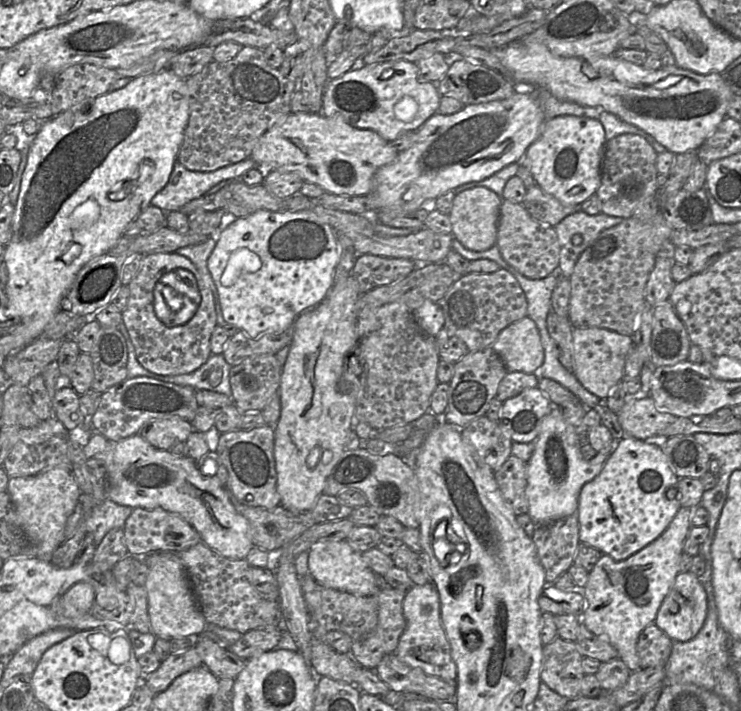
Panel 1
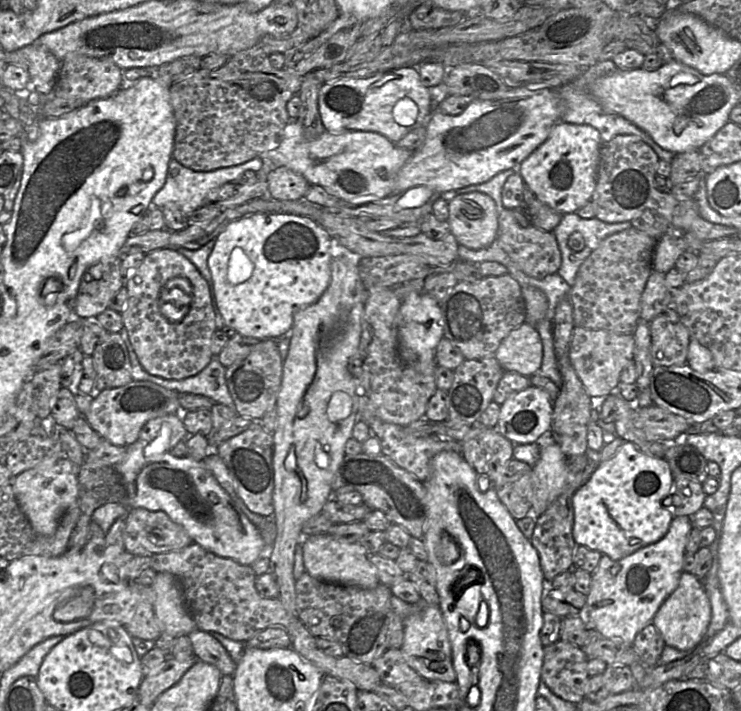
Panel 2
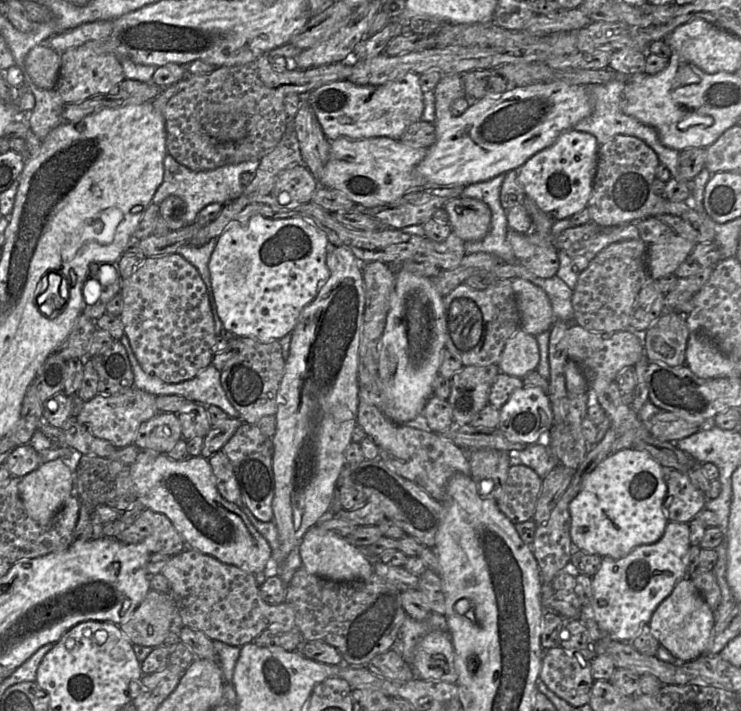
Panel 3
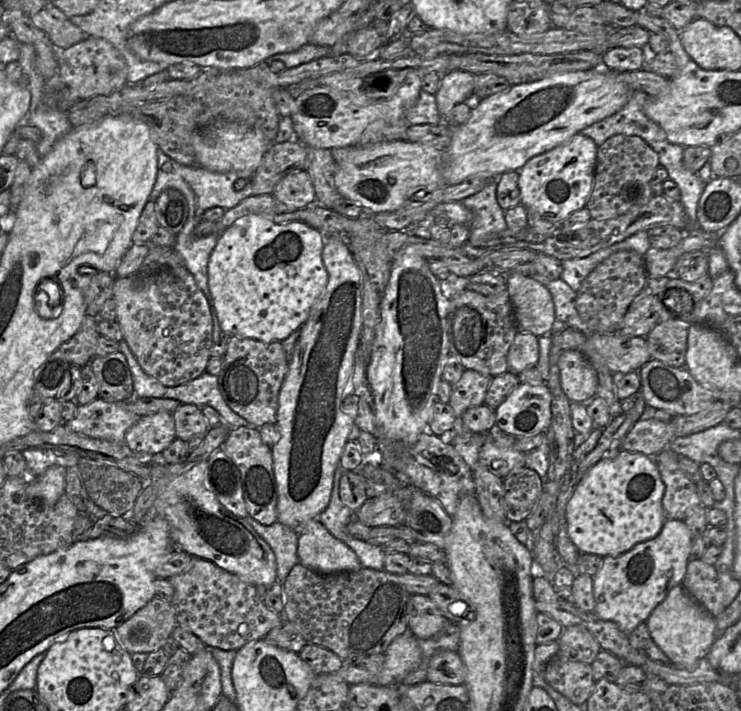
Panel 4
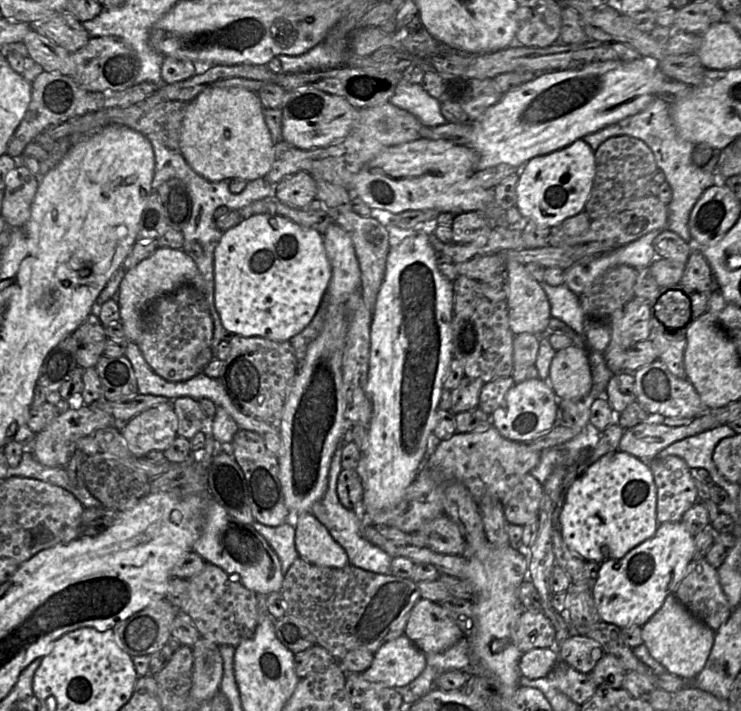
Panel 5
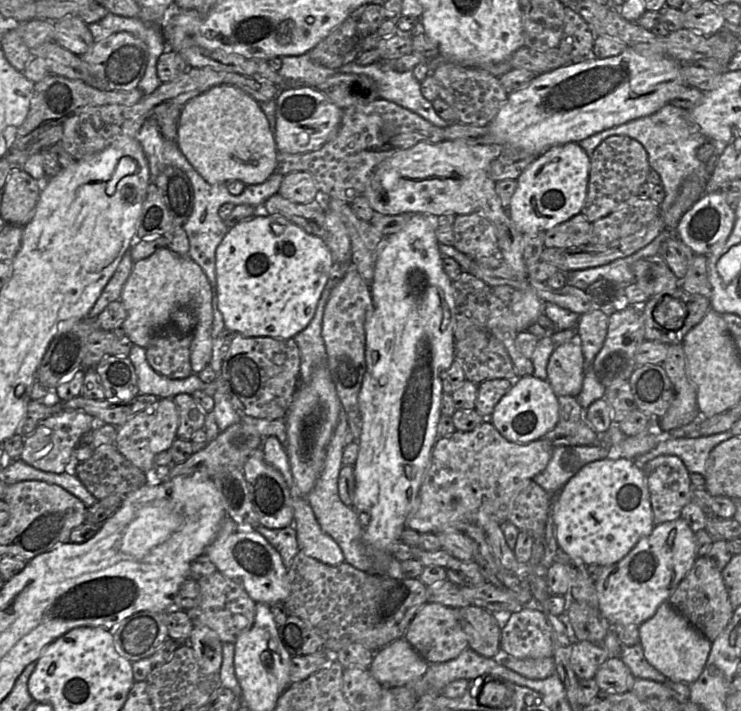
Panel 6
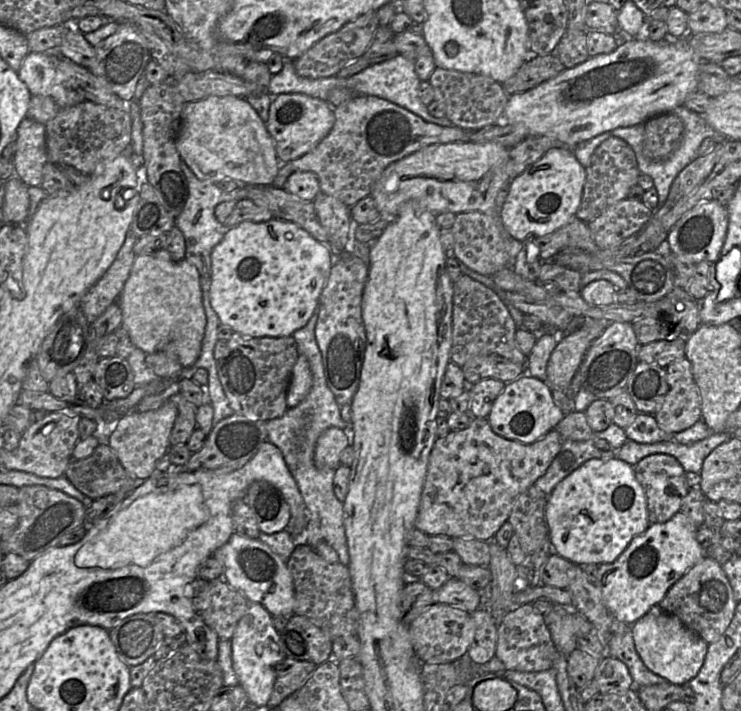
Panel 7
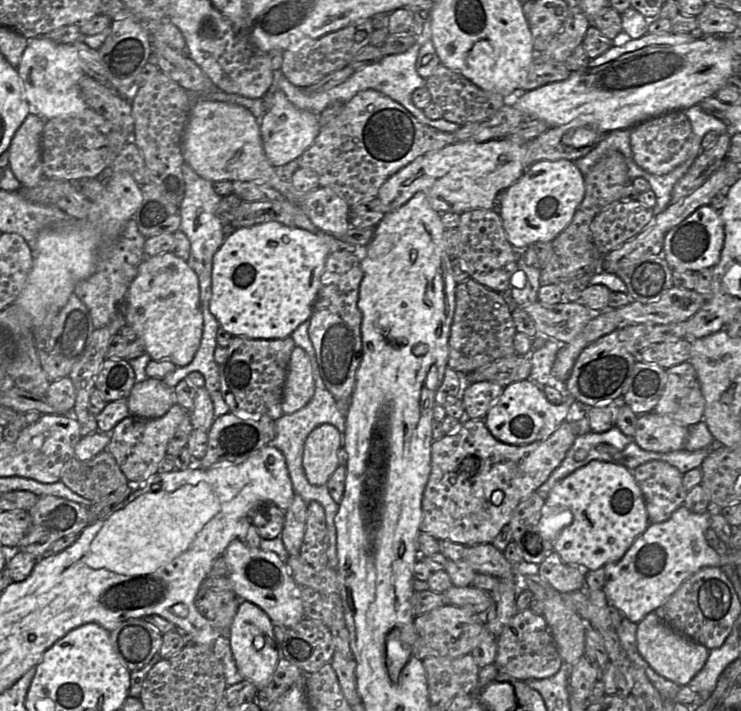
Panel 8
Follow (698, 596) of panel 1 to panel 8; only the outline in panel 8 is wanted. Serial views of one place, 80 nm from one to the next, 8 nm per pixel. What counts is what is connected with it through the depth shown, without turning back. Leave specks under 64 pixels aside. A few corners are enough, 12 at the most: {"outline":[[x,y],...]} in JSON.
{"outline":[[655,611],[637,623],[639,653],[680,686],[710,651],[668,626]]}

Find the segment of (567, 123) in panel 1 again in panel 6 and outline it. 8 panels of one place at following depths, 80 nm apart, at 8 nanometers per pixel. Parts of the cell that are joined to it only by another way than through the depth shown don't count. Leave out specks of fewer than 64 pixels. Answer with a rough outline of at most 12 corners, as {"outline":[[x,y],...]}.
{"outline":[[553,146],[517,178],[507,207],[522,234],[579,214],[590,157]]}

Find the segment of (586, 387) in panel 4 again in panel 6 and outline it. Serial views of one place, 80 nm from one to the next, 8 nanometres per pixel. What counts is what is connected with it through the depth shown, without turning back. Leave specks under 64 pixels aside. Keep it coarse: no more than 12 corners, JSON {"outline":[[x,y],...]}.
{"outline":[[579,341],[555,347],[547,381],[577,399],[584,380]]}

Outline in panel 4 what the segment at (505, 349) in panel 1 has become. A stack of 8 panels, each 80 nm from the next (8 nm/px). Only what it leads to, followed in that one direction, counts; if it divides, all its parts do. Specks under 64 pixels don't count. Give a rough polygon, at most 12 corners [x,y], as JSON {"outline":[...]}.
{"outline":[[518,331],[508,351],[508,371],[535,367],[538,337]]}

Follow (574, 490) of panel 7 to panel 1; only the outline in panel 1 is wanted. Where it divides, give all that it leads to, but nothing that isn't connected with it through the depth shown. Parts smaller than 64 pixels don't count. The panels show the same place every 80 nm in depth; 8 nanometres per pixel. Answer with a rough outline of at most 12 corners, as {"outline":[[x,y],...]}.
{"outline":[[623,437],[579,495],[580,543],[622,561],[681,508],[655,440]]}

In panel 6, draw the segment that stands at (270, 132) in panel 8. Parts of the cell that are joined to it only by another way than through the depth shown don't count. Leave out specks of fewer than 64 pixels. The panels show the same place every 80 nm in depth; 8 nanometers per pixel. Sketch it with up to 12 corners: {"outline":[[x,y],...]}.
{"outline":[[315,87],[276,99],[277,150],[320,149],[343,110]]}

